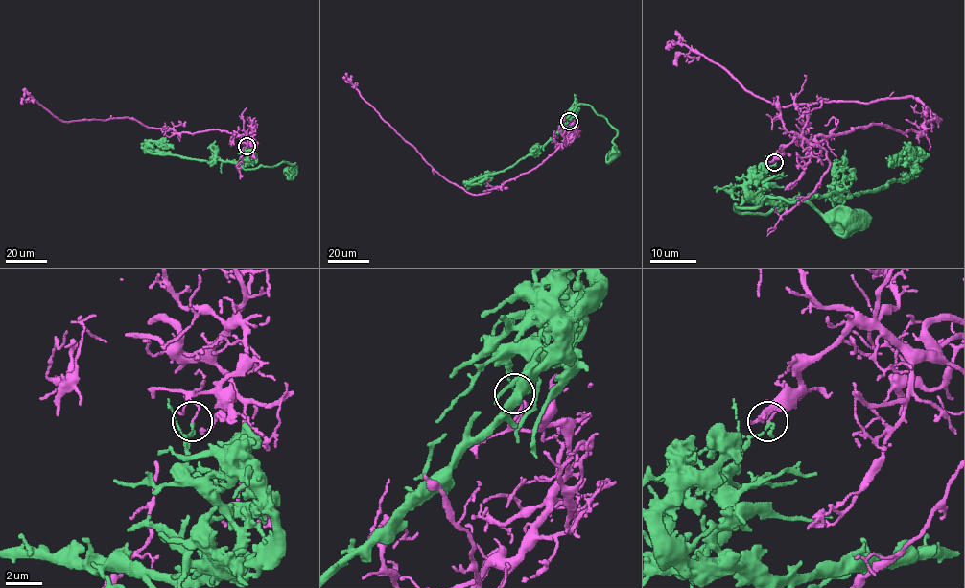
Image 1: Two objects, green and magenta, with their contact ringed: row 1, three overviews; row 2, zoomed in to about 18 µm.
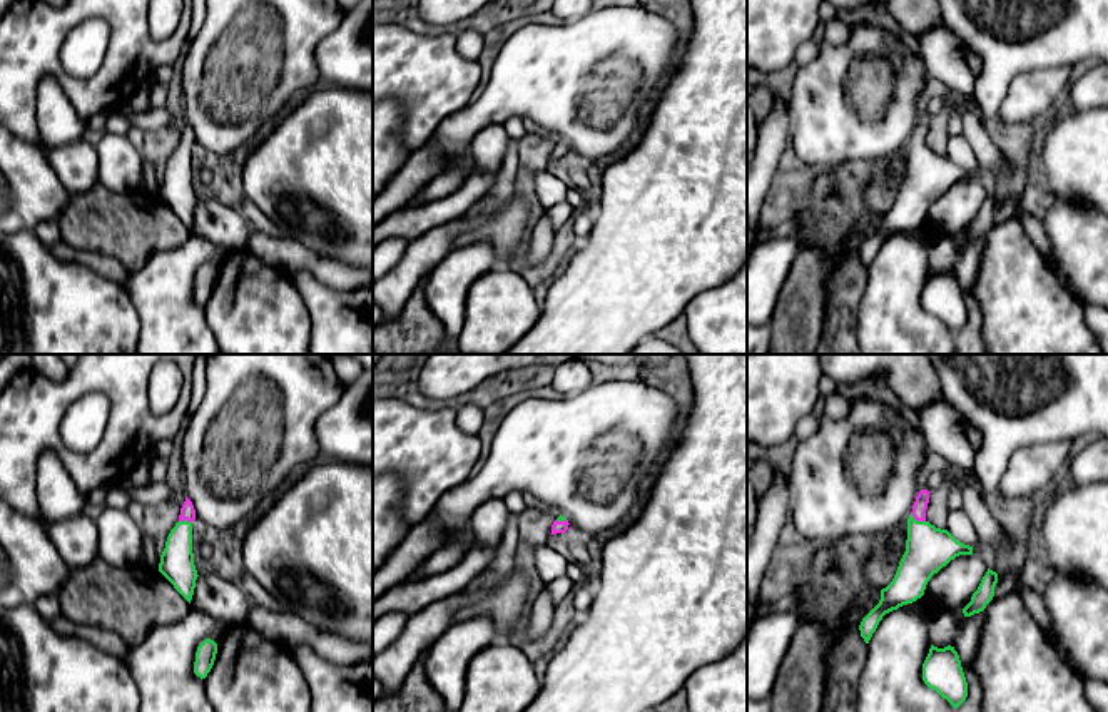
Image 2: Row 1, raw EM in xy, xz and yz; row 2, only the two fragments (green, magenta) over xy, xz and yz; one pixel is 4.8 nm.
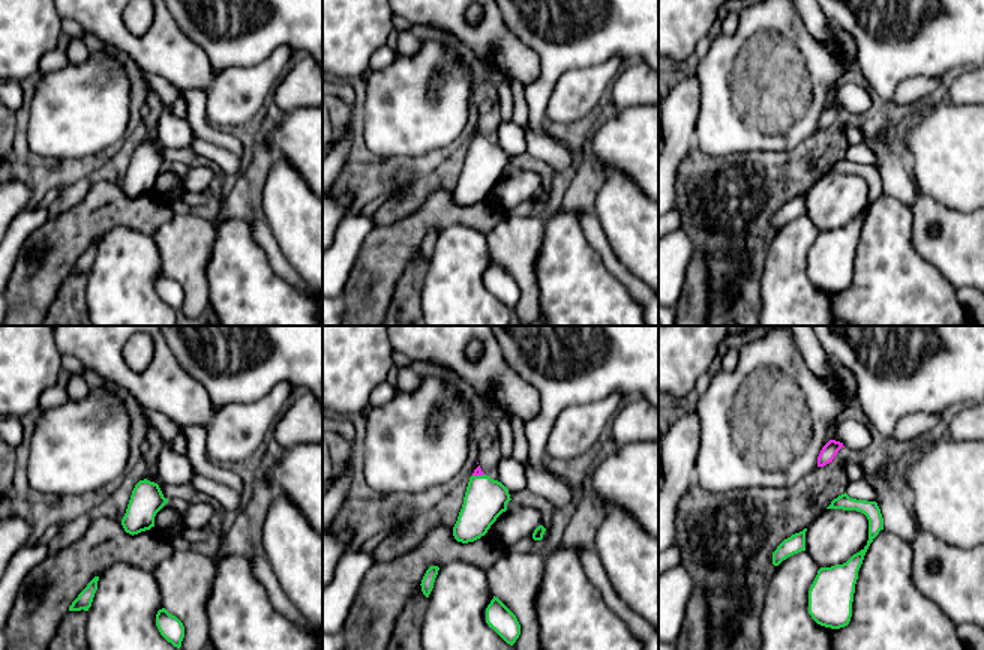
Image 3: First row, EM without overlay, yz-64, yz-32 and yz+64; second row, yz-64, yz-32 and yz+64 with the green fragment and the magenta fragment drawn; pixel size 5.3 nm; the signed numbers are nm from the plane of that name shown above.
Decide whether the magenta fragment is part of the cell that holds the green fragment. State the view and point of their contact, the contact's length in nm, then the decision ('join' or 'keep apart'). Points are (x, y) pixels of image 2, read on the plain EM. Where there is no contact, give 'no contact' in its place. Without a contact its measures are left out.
meets green in yz at (916, 146); contact 90 nm long; keep apart

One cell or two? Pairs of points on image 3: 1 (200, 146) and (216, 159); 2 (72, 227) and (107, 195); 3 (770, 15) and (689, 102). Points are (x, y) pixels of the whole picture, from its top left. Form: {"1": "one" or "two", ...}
{"1": "one", "2": "one", "3": "two"}

